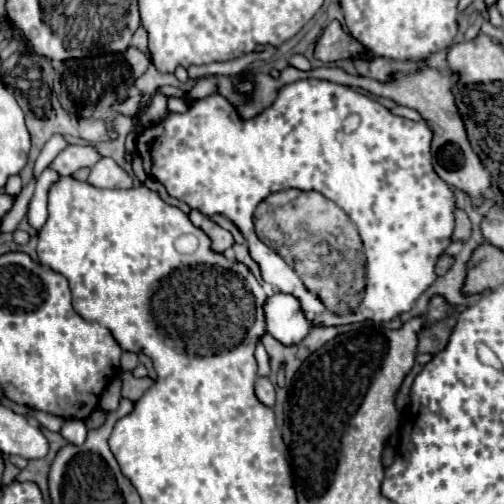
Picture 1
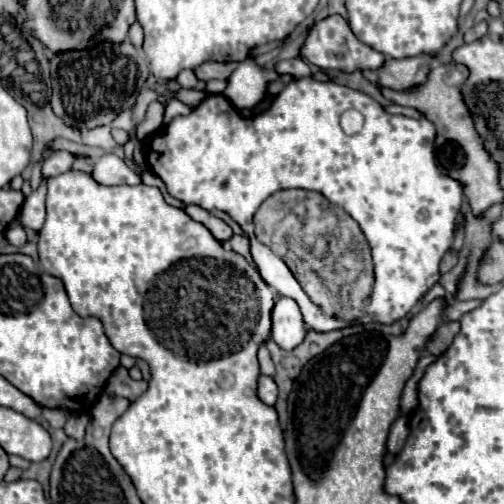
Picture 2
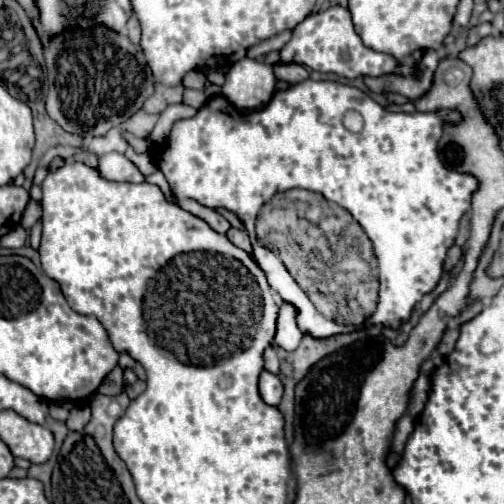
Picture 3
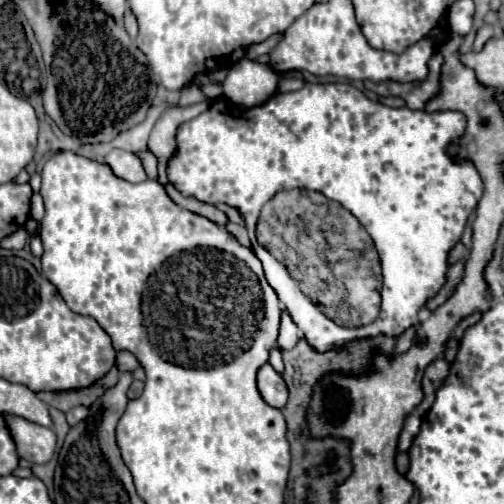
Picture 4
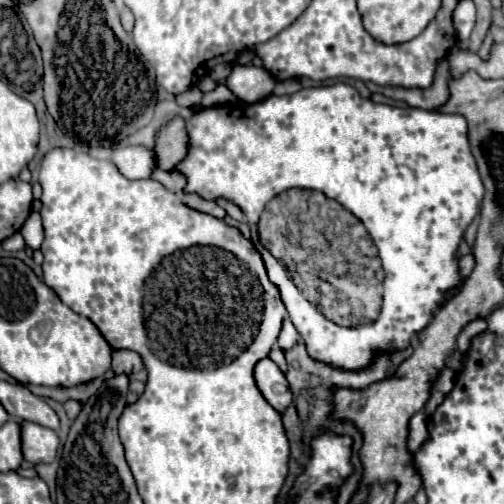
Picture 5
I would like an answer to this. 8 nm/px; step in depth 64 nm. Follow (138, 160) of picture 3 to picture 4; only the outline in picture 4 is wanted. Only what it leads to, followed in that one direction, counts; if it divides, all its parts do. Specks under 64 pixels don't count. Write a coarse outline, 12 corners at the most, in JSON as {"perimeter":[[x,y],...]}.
{"perimeter":[[150,151],[138,152],[148,178],[158,177],[157,158]]}

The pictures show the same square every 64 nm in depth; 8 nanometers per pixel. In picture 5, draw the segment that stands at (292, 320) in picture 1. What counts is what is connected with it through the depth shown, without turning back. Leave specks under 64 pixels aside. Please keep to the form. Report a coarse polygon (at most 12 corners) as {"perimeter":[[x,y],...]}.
{"perimeter":[[286,318],[278,336],[282,350],[290,350],[298,342],[294,324]]}

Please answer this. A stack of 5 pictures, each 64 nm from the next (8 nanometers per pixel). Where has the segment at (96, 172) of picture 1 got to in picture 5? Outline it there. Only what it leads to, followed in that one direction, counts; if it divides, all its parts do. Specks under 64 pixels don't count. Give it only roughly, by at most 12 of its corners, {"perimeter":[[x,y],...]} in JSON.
{"perimeter":[[142,146],[116,148],[112,162],[128,180],[150,178],[156,158]]}

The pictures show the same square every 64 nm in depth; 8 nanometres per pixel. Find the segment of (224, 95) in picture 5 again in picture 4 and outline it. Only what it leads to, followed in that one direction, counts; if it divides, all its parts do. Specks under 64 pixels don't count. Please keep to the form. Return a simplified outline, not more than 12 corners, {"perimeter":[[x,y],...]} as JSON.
{"perimeter":[[210,100],[172,106],[156,122],[148,150],[158,158],[158,182],[176,150],[176,128],[202,114]]}

